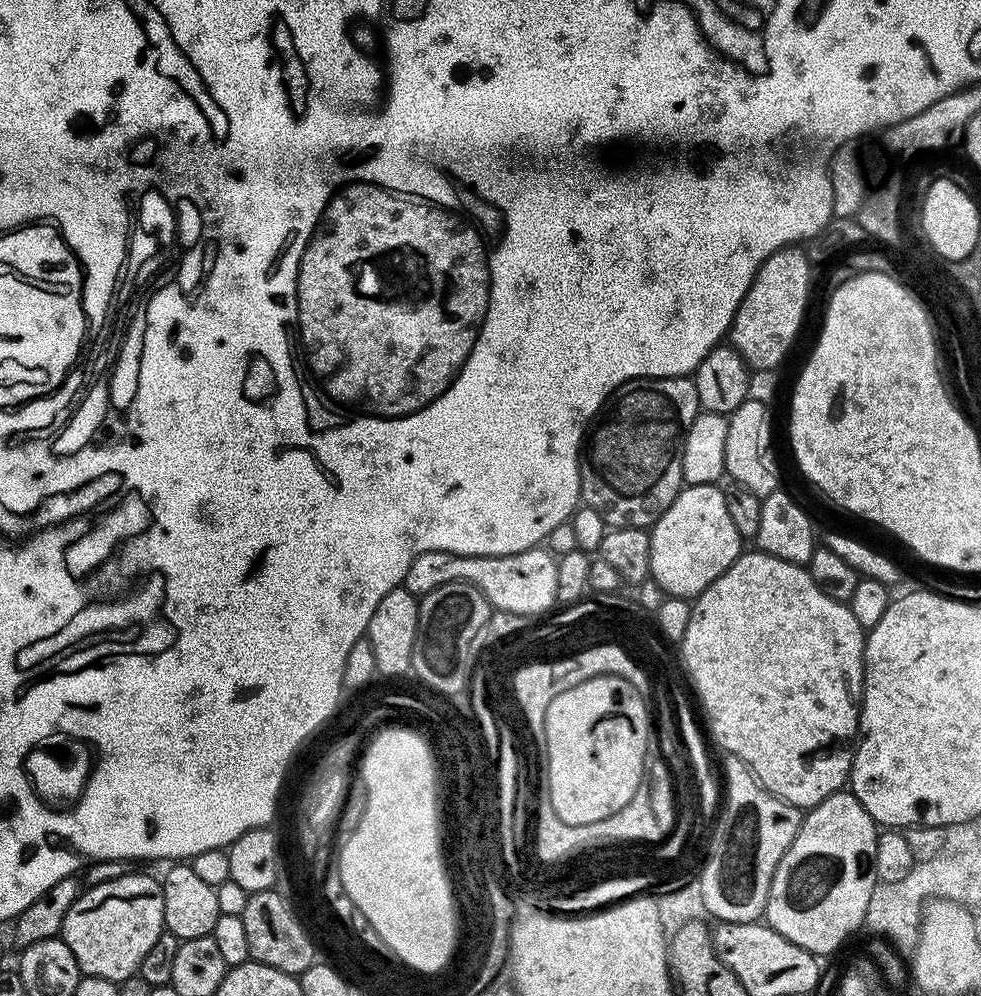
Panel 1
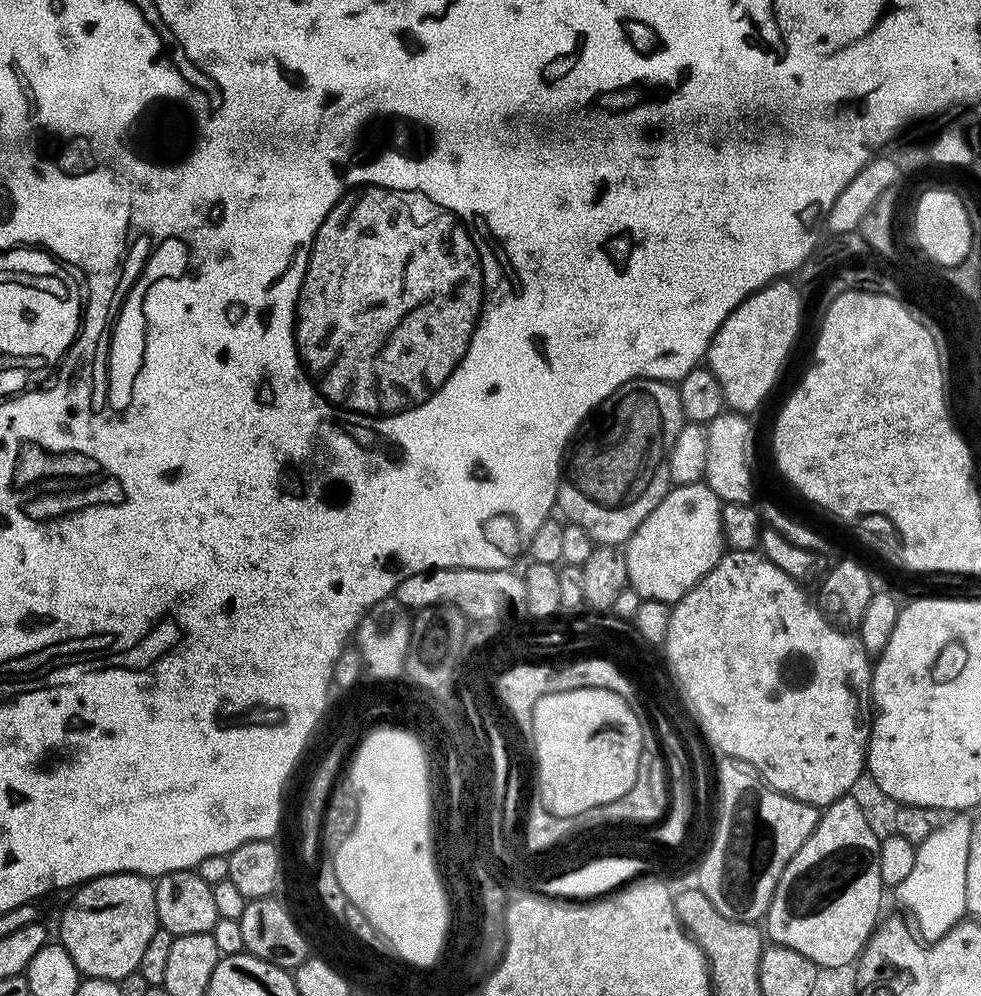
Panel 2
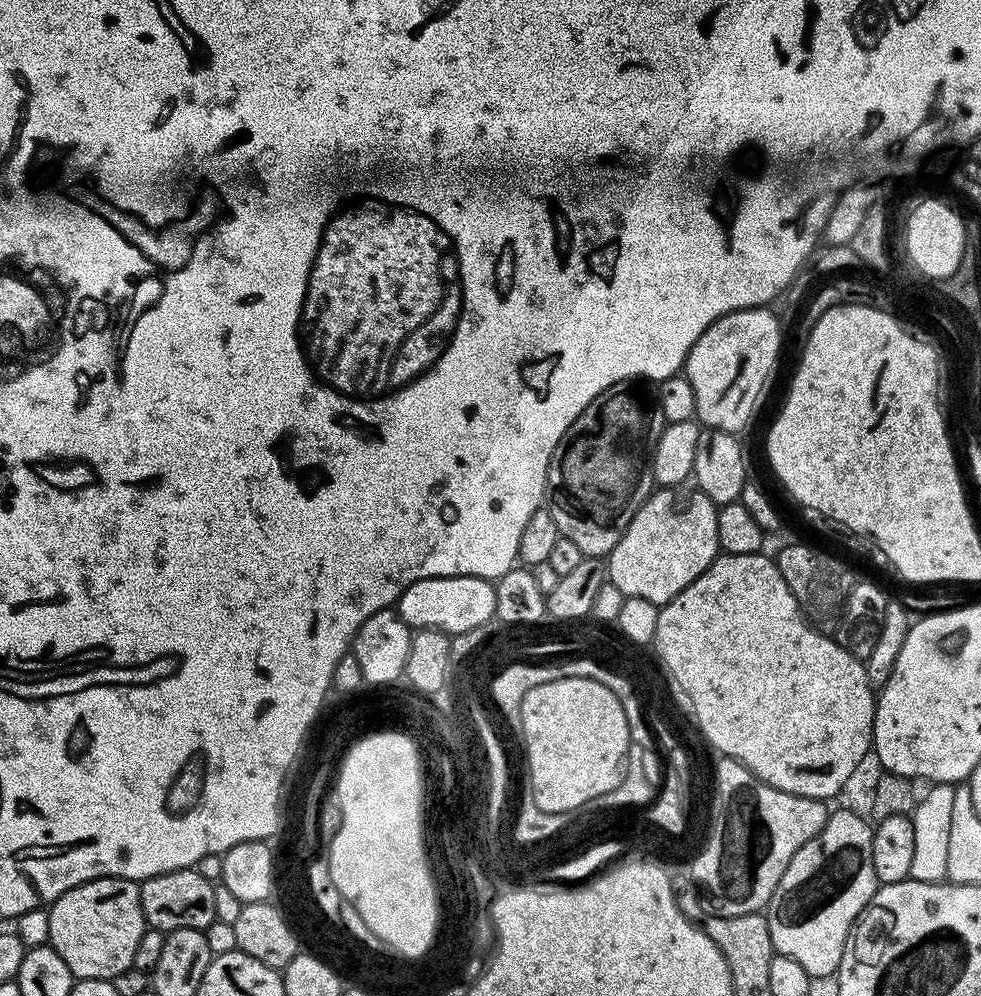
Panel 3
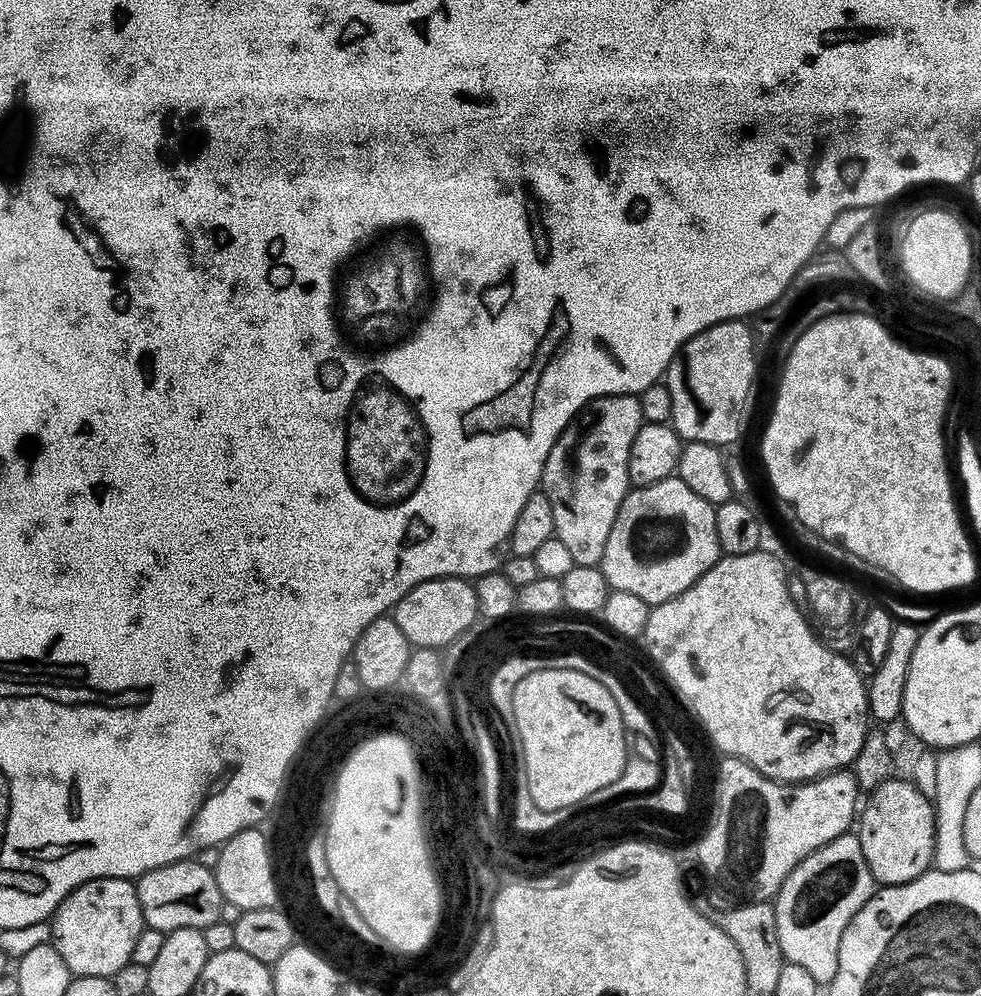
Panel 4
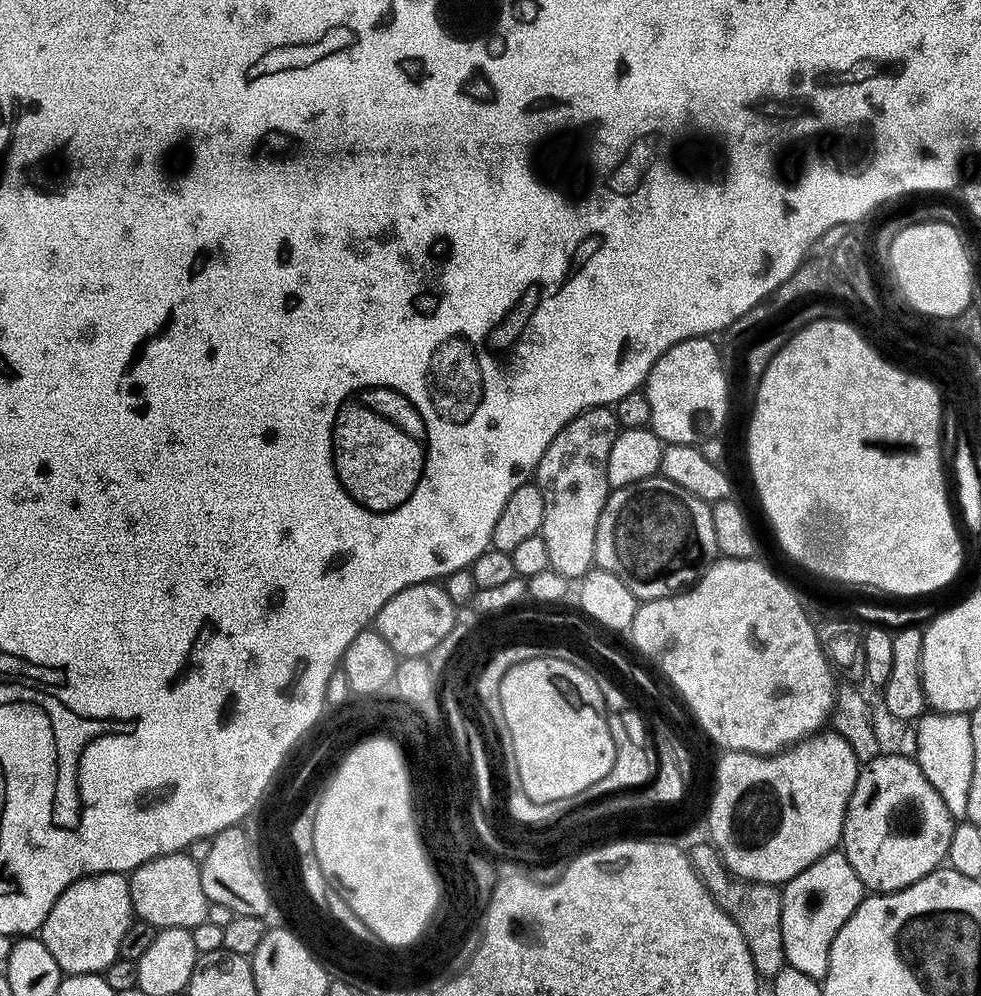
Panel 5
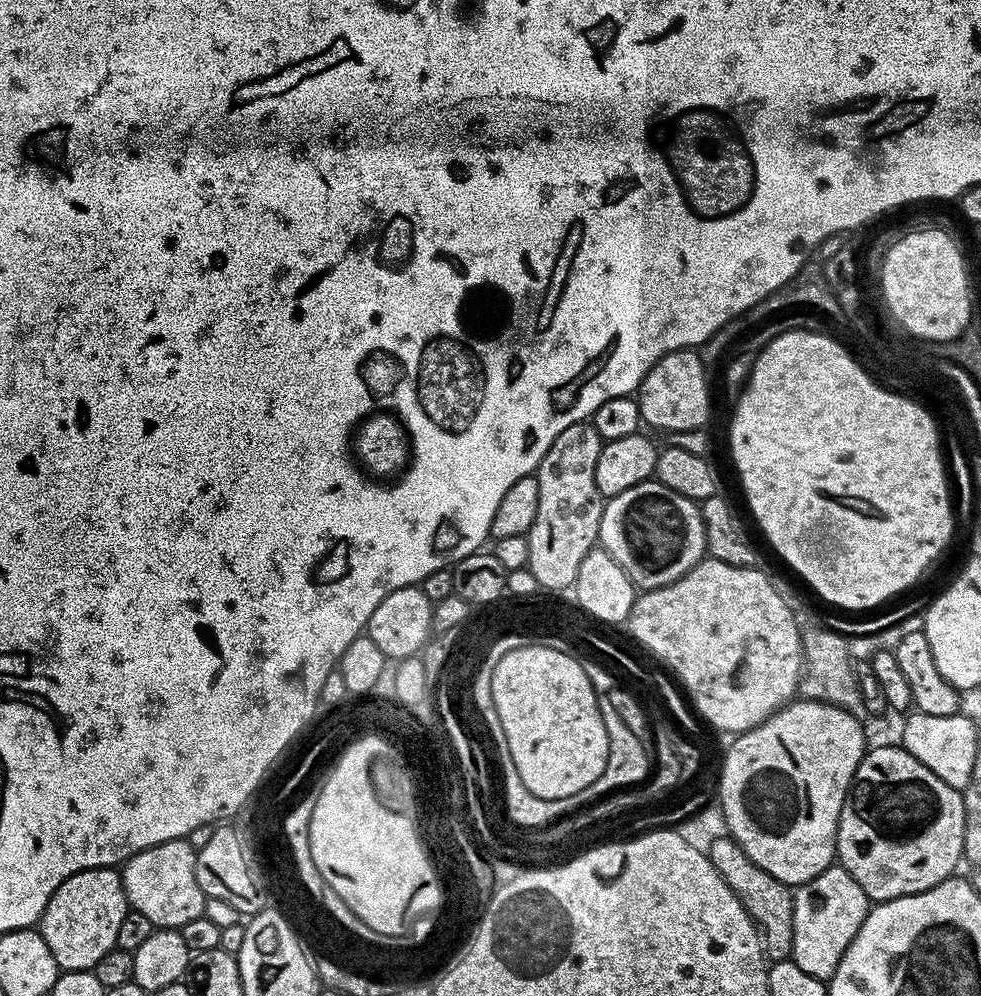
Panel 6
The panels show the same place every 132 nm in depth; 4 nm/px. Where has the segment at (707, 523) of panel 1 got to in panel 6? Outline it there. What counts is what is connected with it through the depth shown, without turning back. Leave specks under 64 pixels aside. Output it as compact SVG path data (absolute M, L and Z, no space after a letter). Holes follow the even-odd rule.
M655 478L638 482L638 486L630 486L630 490L622 490L622 494L617 496L607 497L598 544L610 554L610 558L614 558L614 562L618 562L618 566L622 566L622 570L626 570L633 585L640 590L678 582L678 578L685 576L695 564L705 559L708 547L700 504L682 494L674 494L670 486Z

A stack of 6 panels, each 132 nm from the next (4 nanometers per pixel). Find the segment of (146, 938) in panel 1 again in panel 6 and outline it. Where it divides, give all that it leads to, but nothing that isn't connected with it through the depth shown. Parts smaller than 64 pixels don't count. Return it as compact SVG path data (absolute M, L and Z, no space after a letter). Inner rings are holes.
M115 867L87 868L62 882L58 890L48 900L48 905L38 921L40 937L50 946L50 954L54 954L54 962L66 972L87 972L95 969L96 963L111 948L116 947L118 930L122 927L122 918L129 911L128 899L124 893L124 877Z

